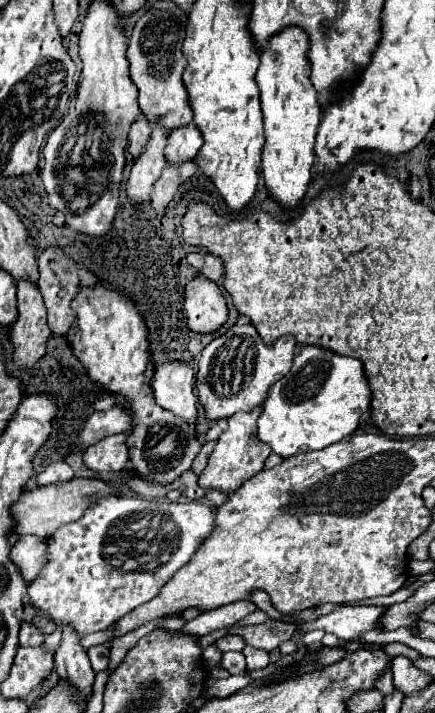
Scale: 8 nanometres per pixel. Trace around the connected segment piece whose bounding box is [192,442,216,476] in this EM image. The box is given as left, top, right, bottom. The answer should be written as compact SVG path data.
M206 442L206 444L202 446L202 450L196 454L196 458L194 458L194 462L192 462L192 472L194 472L194 474L200 476L200 474L204 472L204 468L206 468L206 464L208 464L208 456L212 454L214 446L216 446L216 442Z

